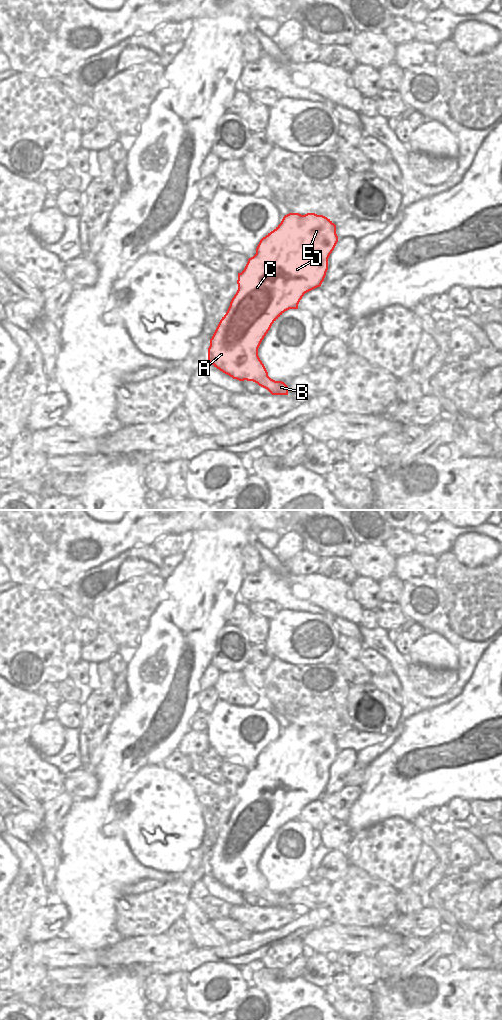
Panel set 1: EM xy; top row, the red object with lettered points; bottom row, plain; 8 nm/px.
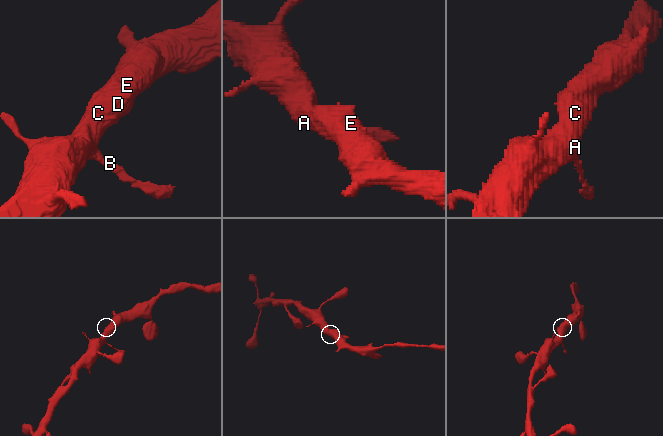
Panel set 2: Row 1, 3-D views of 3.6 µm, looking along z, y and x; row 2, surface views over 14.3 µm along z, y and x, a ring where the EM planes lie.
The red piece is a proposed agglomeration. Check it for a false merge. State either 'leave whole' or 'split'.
leave whole

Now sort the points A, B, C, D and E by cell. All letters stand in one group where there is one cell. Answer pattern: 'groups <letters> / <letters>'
groups A B C D E

